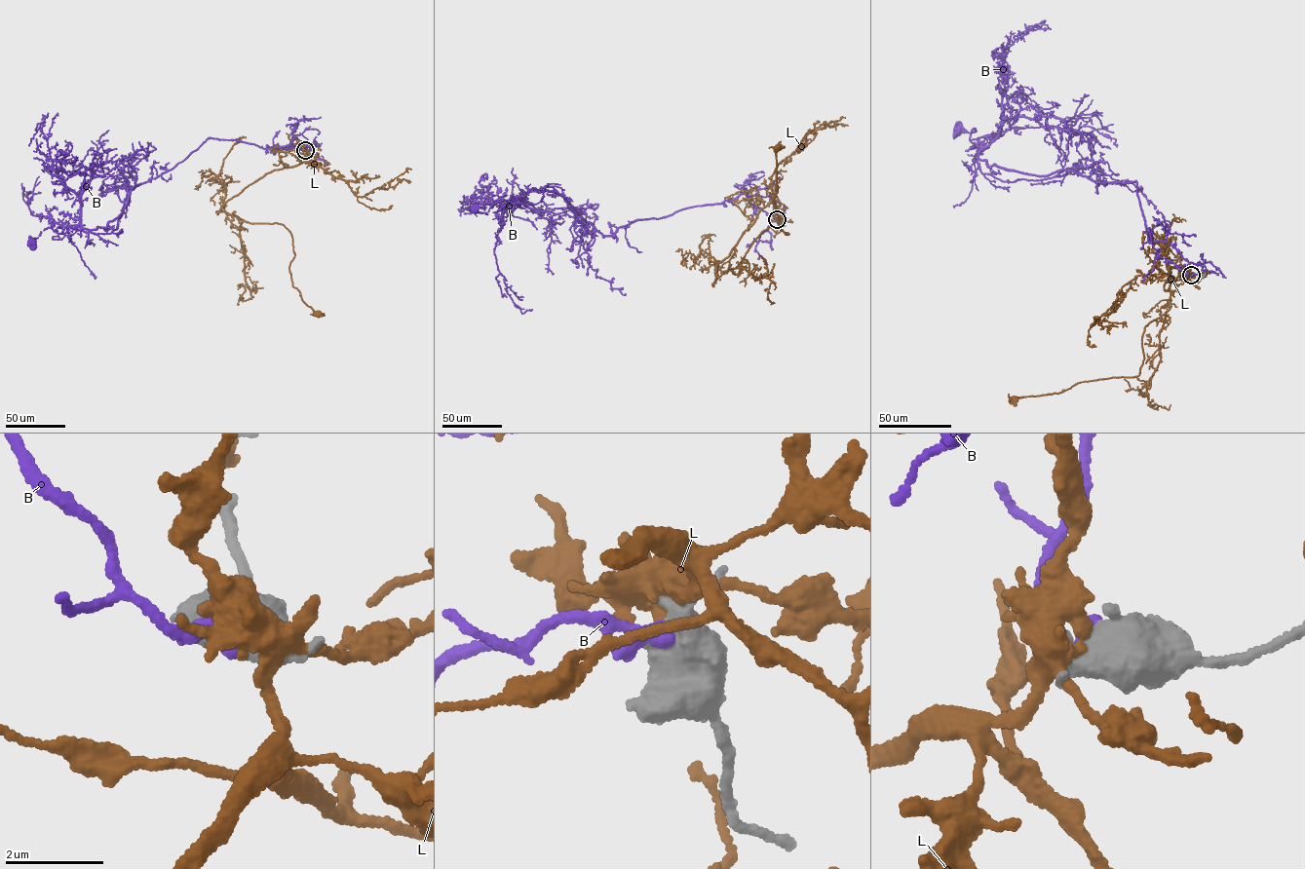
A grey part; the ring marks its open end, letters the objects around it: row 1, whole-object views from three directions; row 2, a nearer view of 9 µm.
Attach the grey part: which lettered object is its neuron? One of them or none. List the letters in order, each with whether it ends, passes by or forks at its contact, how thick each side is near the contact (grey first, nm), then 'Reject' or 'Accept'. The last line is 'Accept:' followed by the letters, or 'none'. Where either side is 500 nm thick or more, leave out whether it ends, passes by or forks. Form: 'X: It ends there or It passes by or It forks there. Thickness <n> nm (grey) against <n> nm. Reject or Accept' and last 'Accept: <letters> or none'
B: Thickness 600 nm (grey) against 380 nm. Accept
L: It forks there. Thickness 480 nm (grey) against 440 nm. Reject
Accept: B

